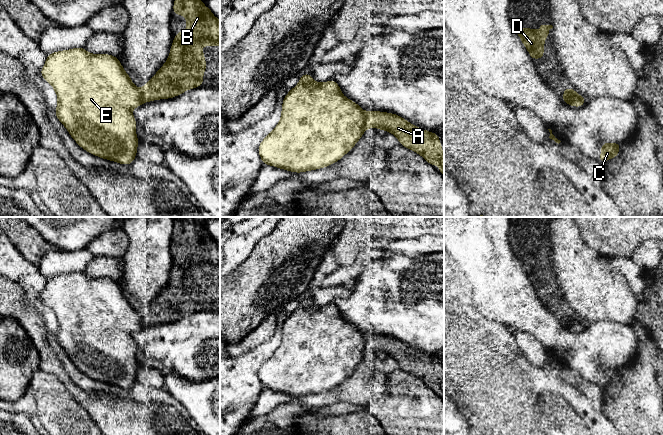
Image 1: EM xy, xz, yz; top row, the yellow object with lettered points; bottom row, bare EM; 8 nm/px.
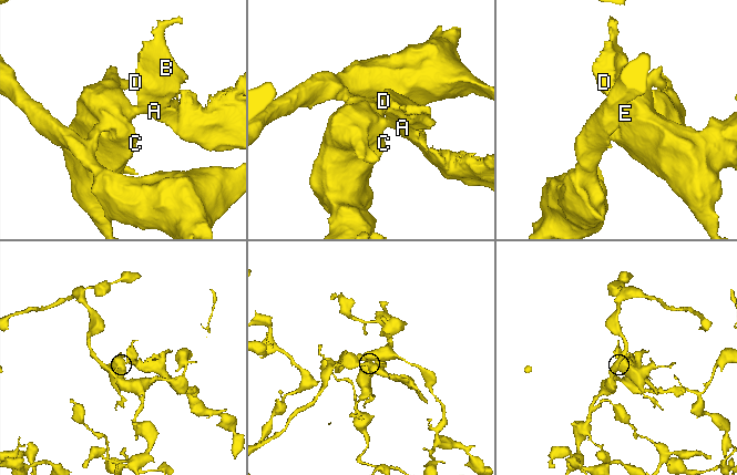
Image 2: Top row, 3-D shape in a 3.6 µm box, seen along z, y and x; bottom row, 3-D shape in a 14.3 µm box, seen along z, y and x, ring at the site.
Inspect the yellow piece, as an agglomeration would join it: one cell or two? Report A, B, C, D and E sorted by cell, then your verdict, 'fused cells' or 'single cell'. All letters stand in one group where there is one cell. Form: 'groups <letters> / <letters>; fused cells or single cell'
groups A B D / C E; fused cells

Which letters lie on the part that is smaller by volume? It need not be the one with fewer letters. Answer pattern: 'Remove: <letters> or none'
Remove: A, B, D

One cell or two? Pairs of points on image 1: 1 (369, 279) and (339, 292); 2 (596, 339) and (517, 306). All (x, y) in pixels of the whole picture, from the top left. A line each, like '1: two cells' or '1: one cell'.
1: two cells
2: one cell

